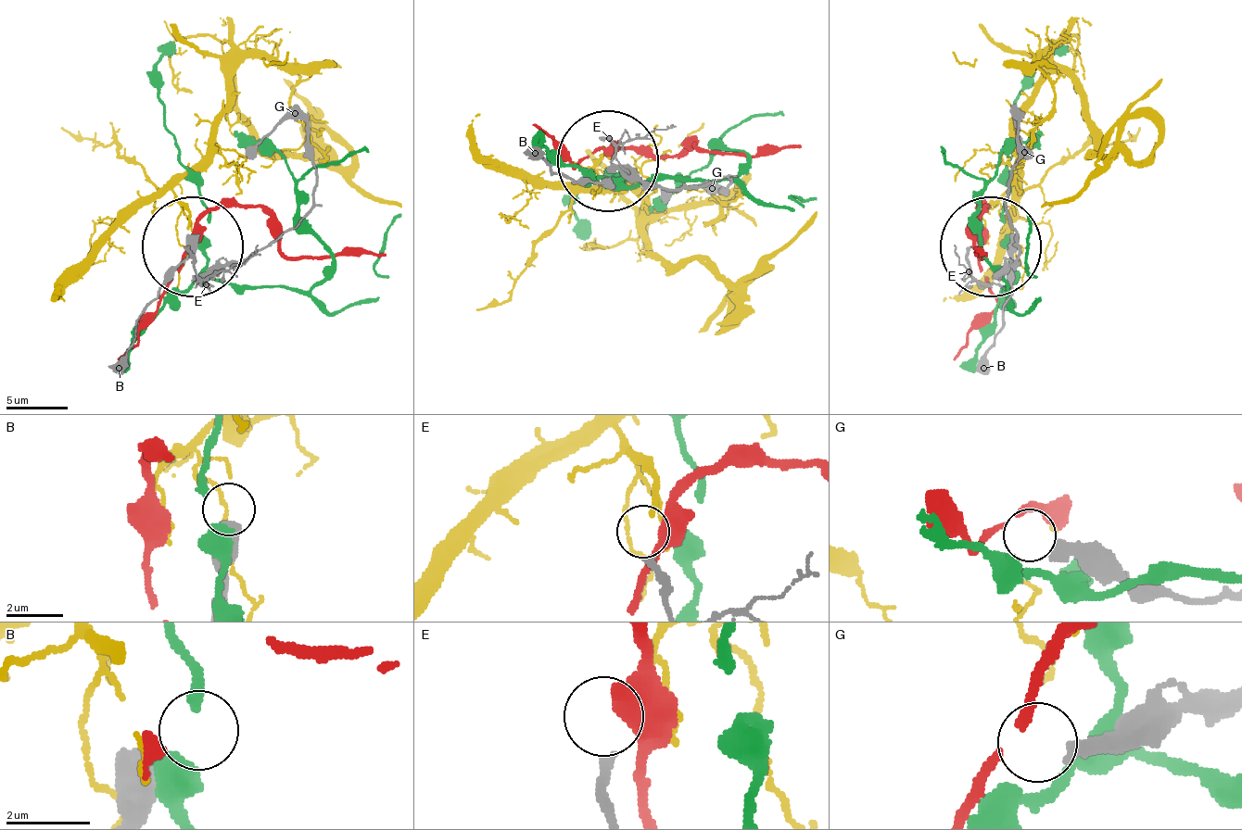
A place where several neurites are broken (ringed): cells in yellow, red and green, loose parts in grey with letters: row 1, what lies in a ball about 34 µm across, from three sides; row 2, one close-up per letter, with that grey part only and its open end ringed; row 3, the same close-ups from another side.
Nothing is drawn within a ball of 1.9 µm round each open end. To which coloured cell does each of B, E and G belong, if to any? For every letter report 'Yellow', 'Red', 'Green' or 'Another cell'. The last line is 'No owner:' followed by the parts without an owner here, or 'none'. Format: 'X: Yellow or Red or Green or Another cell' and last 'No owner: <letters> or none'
B: Another cell
E: Yellow
G: Red
No owner: B

